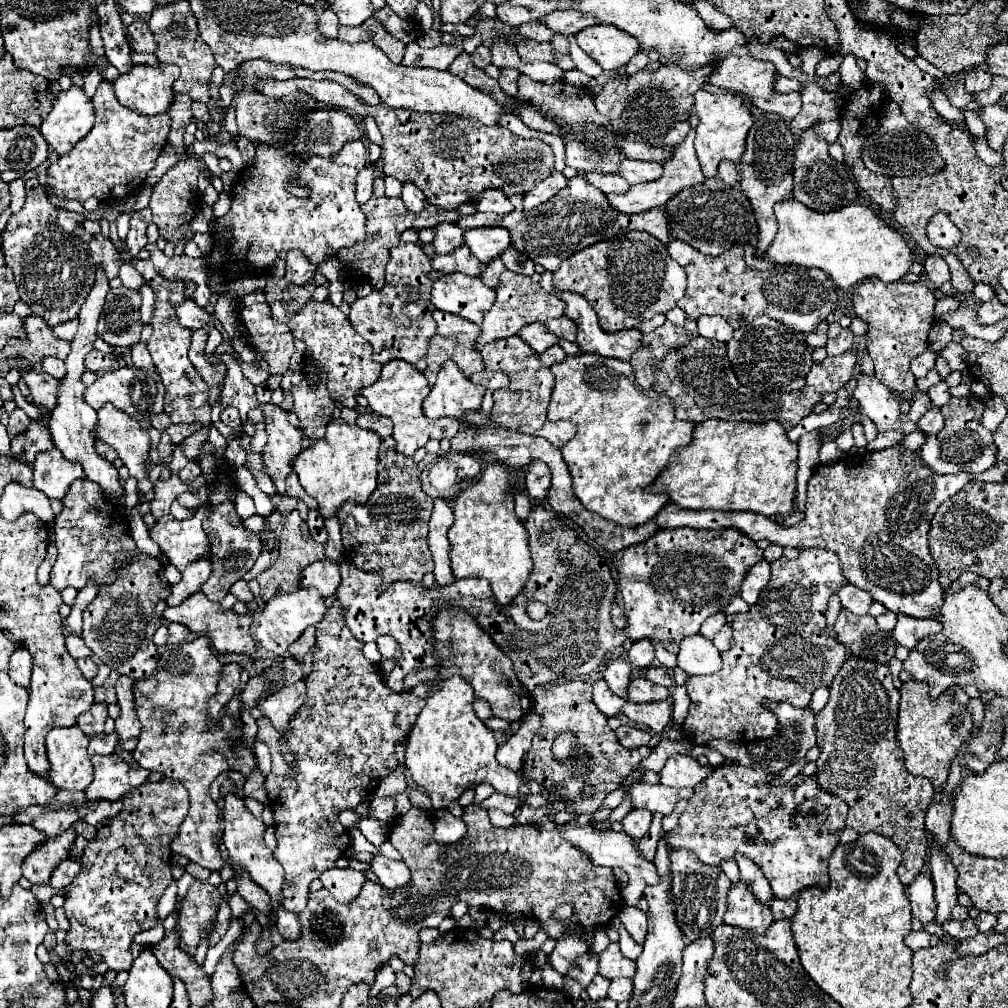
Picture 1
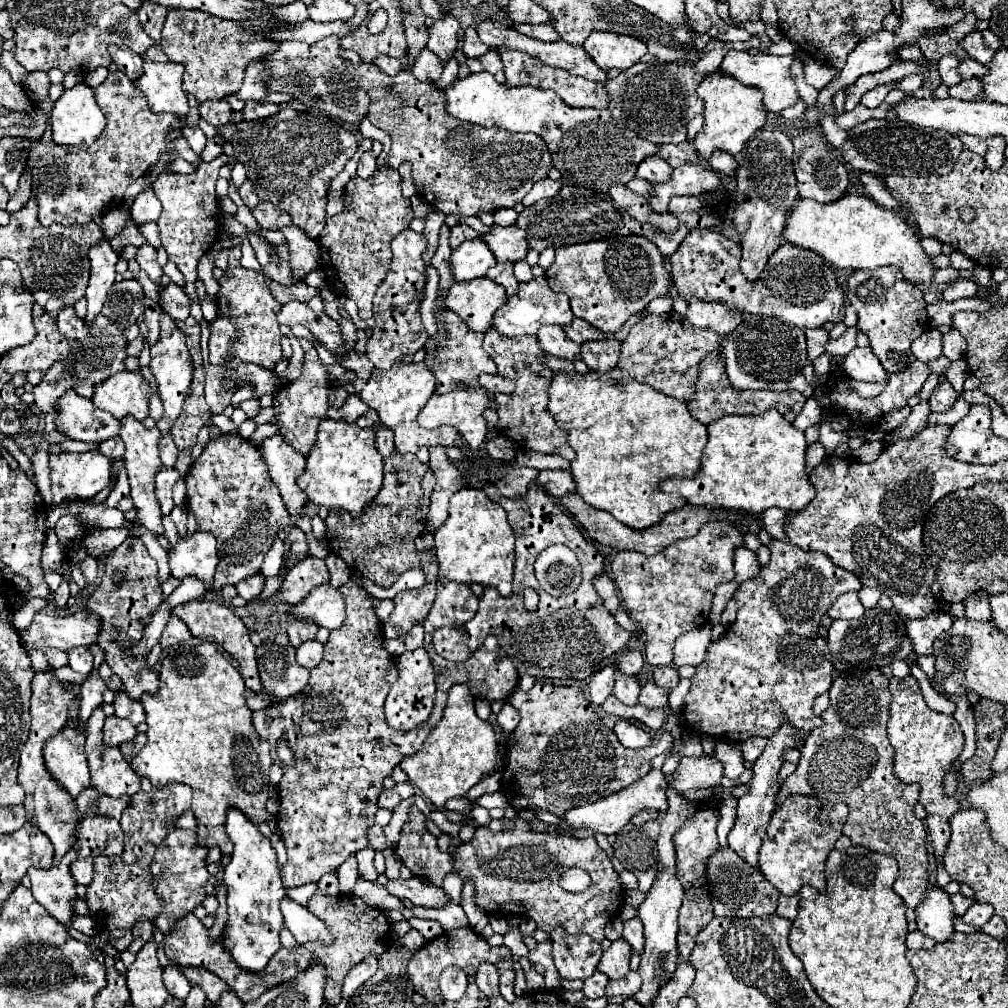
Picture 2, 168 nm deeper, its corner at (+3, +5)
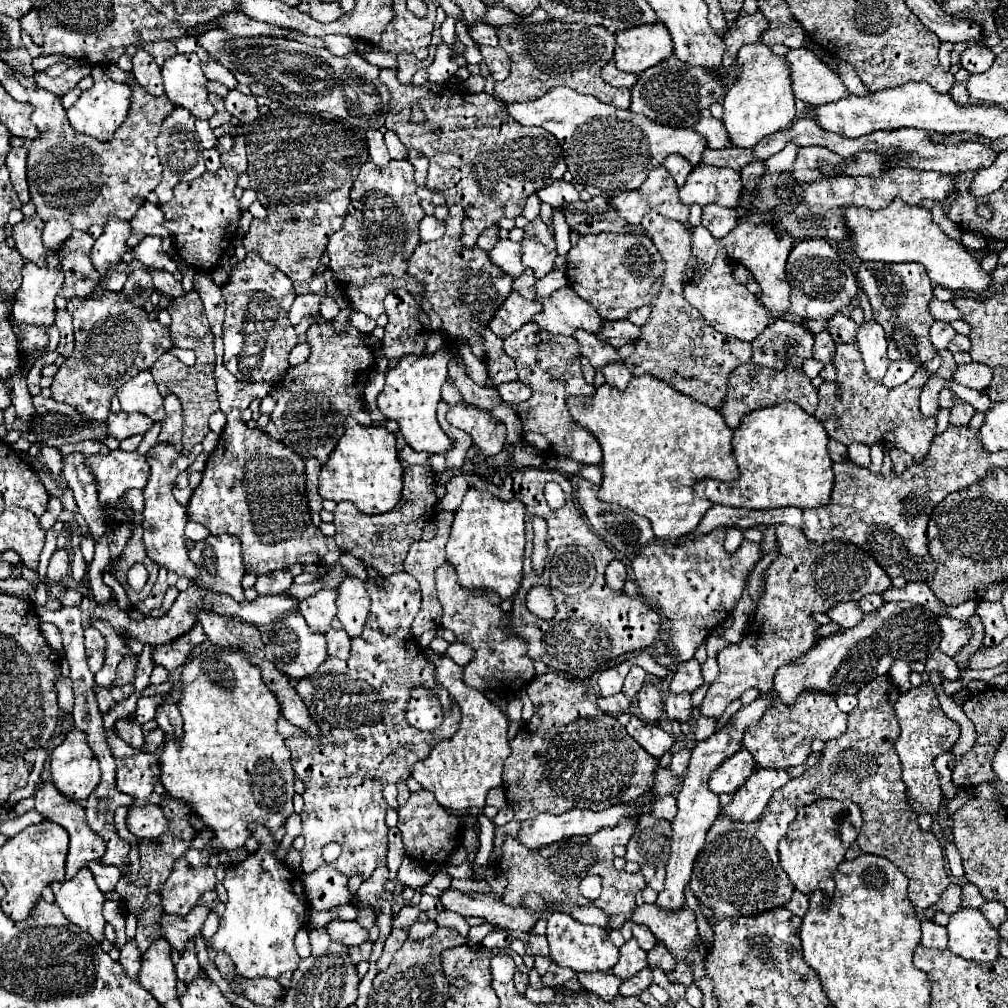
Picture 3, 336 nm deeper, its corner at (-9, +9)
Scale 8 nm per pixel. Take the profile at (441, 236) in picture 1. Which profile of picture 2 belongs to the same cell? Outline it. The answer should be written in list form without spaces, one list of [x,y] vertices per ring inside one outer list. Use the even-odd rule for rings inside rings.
[[[456,224],[456,226],[450,228],[450,248],[458,248],[460,242],[472,240],[472,238],[476,238],[476,236],[478,236],[476,230],[472,230],[470,226],[466,226],[466,224]]]

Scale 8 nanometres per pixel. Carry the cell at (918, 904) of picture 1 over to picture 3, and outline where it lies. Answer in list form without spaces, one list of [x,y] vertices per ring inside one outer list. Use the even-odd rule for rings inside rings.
[[[958,910],[950,916],[946,928],[950,936],[950,952],[978,962],[994,962],[994,958],[998,958],[1000,934],[996,928],[986,924],[986,918],[982,918],[980,910]]]

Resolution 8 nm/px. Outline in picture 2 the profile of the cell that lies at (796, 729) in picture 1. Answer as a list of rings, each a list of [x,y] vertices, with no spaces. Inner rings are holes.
[[[784,718],[780,728],[776,730],[776,734],[768,738],[768,744],[766,744],[764,752],[752,764],[754,776],[748,782],[750,792],[738,800],[738,818],[736,818],[734,828],[728,834],[730,848],[738,856],[742,856],[742,860],[748,862],[752,868],[758,868],[758,848],[760,848],[762,838],[766,836],[766,826],[768,826],[770,814],[776,810],[776,796],[778,796],[778,790],[780,790],[780,786],[778,786],[778,770],[784,764],[784,752],[788,748],[800,748],[802,744],[804,744],[802,730],[794,730],[794,726],[790,726],[790,722],[786,722],[786,718]]]

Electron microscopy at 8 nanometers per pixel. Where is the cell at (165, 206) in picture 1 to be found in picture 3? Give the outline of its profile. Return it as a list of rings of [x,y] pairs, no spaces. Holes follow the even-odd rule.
[[[244,136],[234,138],[230,152],[222,154],[222,166],[218,172],[205,172],[192,182],[182,182],[174,188],[174,198],[168,204],[160,204],[164,212],[164,226],[172,234],[178,254],[188,266],[196,270],[210,270],[218,264],[224,250],[234,242],[238,222],[242,218],[238,200],[234,198],[236,180],[246,172],[246,144]]]

